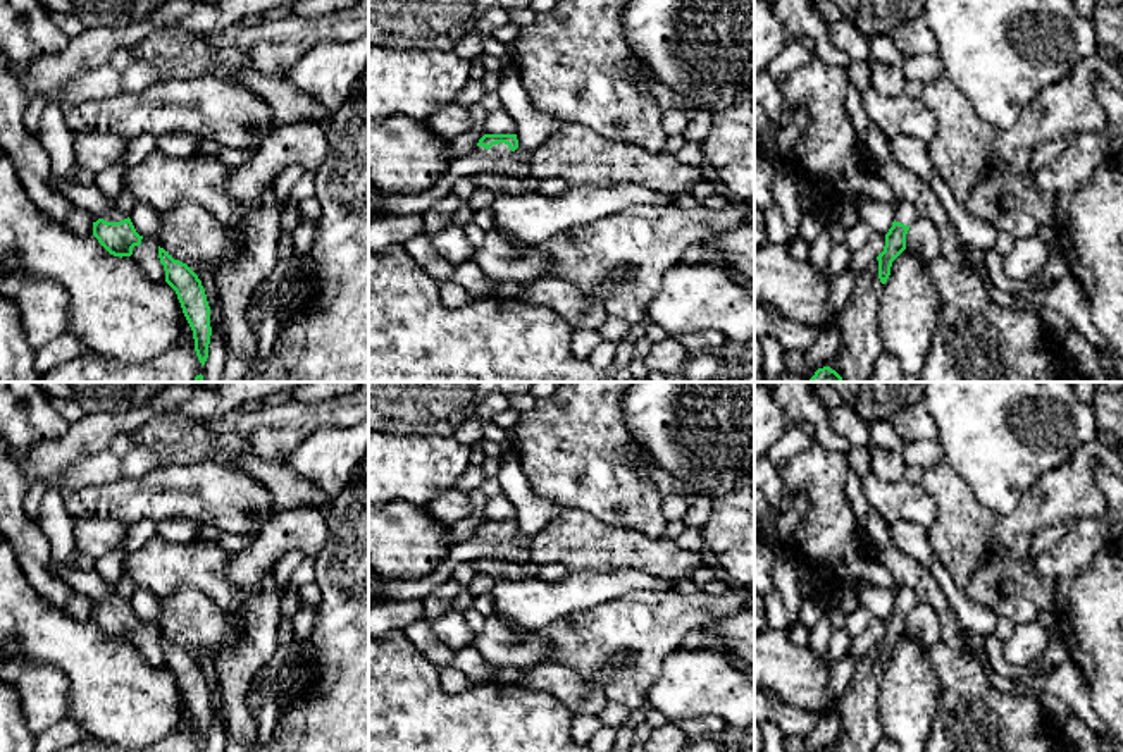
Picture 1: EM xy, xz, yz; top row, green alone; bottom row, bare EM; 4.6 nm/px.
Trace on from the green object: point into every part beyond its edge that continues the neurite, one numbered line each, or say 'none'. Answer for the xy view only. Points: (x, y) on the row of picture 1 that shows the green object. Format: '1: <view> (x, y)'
1: xy (112, 214)

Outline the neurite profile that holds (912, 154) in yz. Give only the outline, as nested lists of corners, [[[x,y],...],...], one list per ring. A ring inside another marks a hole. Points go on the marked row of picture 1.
[[[896,136],[889,139],[889,146],[896,162],[903,169],[916,174],[920,179],[927,182],[937,177],[928,153],[928,141],[913,136]]]

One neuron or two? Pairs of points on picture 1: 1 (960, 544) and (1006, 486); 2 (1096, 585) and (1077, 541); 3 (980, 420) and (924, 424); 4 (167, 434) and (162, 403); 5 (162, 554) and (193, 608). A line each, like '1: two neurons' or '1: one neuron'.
1: two neurons
2: two neurons
3: two neurons
4: two neurons
5: two neurons

